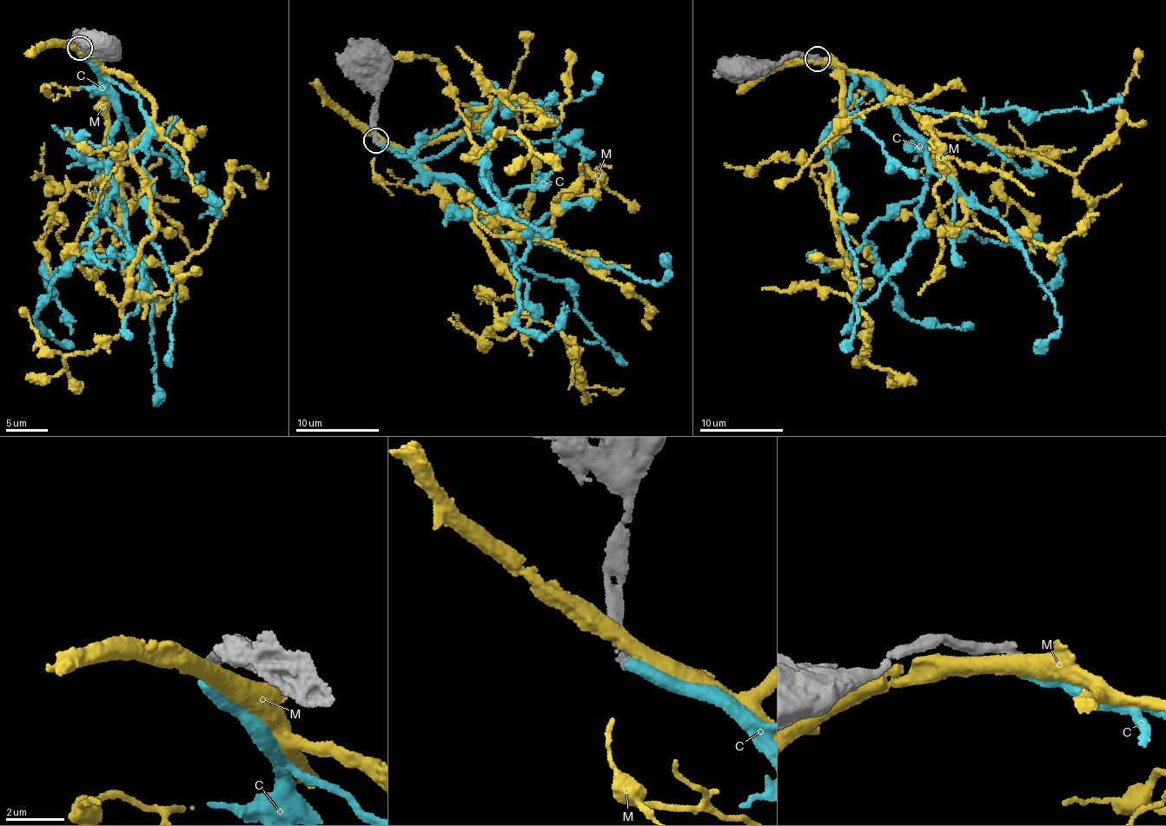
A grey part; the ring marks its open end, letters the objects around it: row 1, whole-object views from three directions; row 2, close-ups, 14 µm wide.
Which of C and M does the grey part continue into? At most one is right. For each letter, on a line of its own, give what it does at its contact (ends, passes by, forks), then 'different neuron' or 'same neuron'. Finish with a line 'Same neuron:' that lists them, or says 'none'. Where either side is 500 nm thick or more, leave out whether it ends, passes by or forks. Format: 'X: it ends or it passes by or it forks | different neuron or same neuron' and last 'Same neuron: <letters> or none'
C: it ends | different neuron
M: different neuron
Same neuron: none

